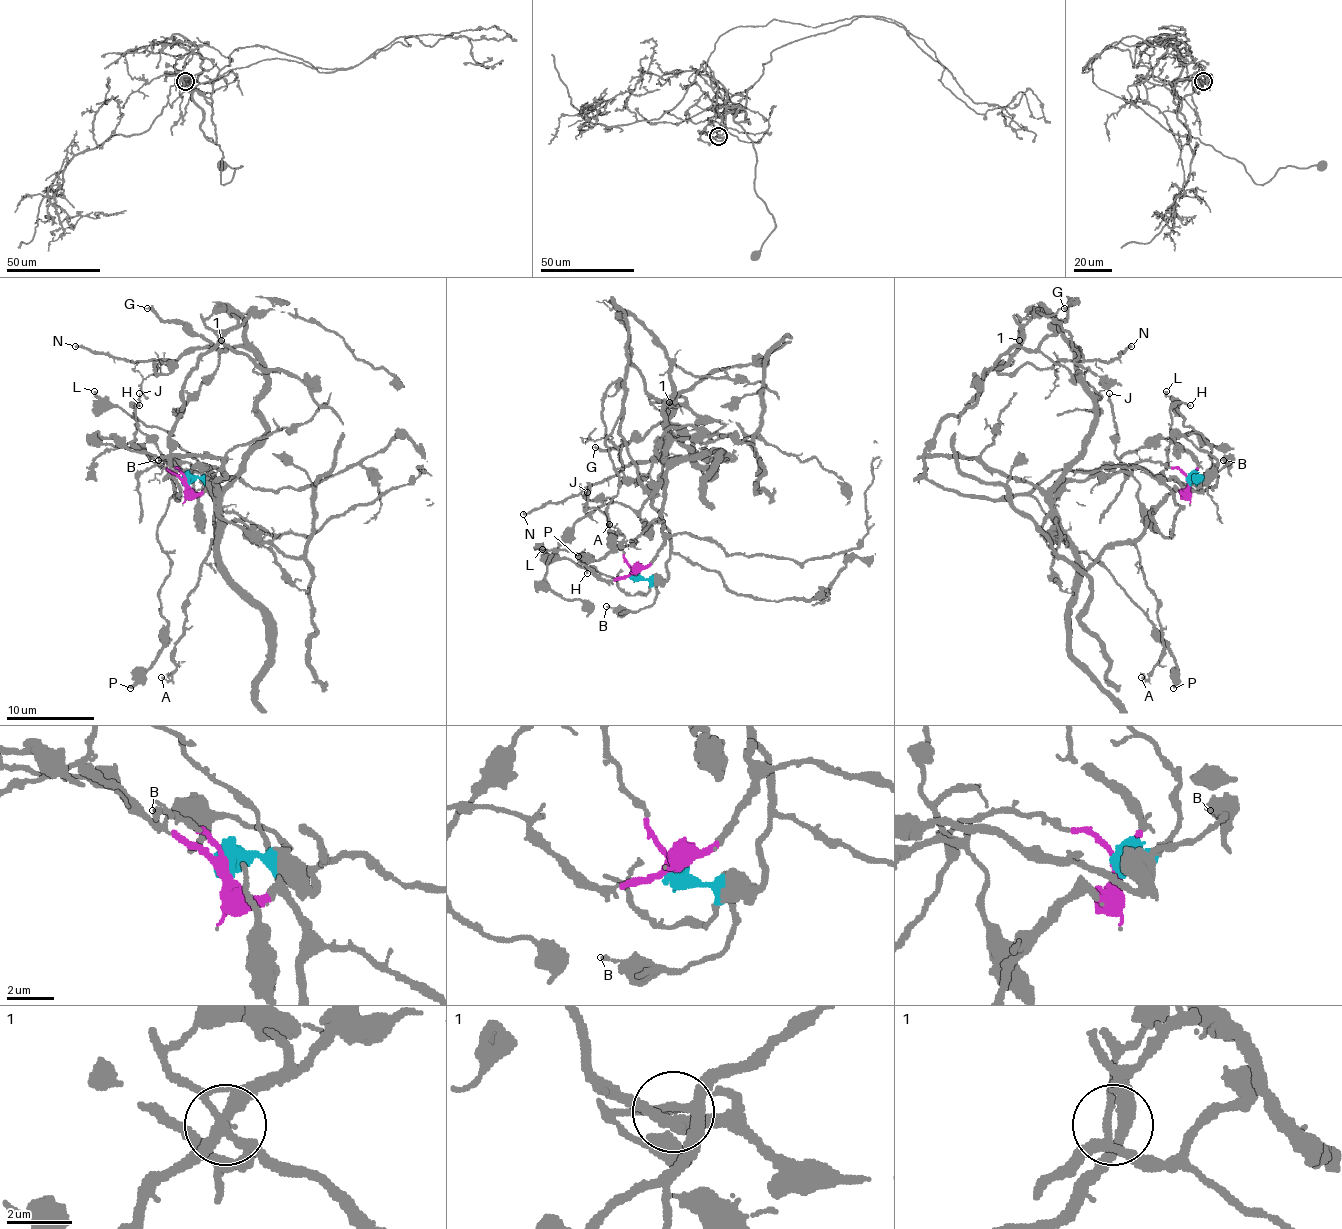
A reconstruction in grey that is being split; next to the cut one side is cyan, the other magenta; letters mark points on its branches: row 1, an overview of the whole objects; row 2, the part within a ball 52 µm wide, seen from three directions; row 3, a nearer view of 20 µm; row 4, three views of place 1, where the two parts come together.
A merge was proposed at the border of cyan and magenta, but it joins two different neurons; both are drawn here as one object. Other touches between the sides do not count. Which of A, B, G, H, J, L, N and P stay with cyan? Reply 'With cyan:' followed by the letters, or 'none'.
With cyan: B, L, P

